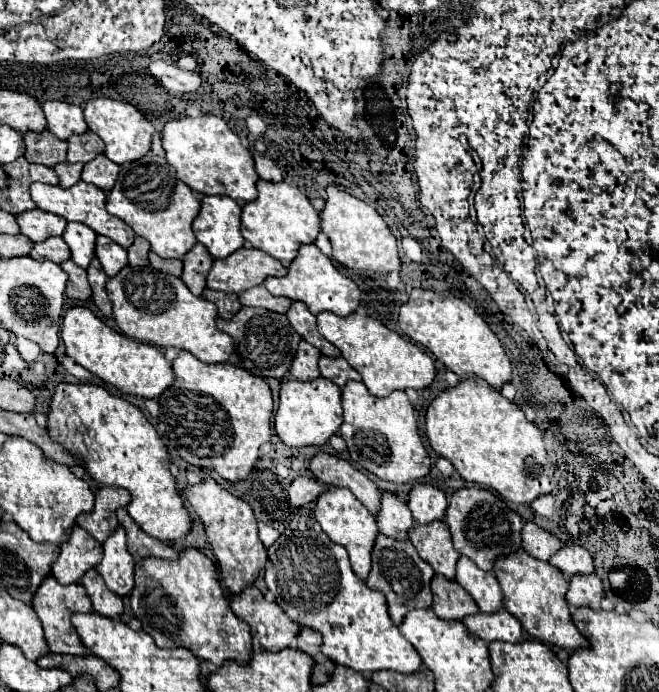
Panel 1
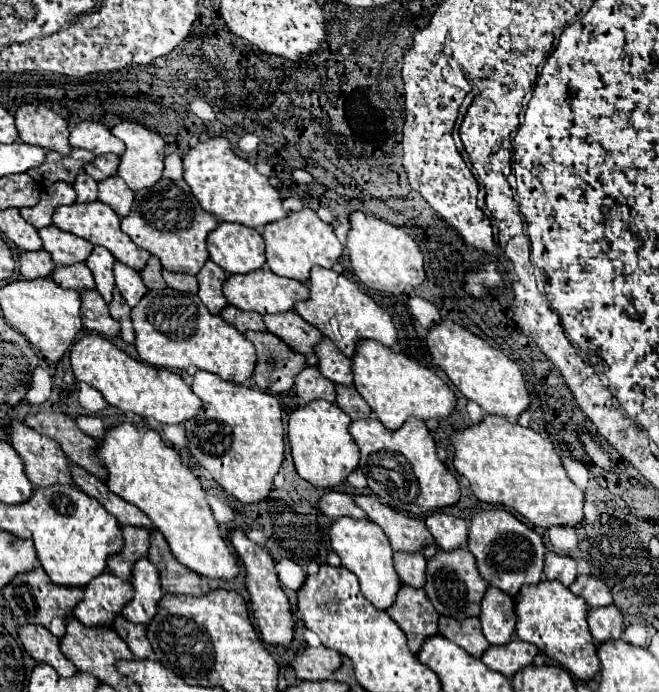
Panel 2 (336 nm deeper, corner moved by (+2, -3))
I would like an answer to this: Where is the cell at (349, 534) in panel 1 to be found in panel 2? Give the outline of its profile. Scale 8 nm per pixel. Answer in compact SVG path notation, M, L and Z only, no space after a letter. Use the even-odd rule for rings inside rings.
M340 517L334 521L330 529L330 541L332 541L332 549L342 559L342 565L358 577L364 597L380 611L390 609L400 589L400 577L394 569L394 561L392 561L394 551L390 547L386 533L372 521L356 521L350 517Z

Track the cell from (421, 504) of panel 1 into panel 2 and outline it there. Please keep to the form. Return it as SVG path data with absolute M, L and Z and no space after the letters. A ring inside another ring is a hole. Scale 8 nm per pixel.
M430 513L424 519L424 523L430 529L430 533L434 535L436 545L442 547L444 551L458 549L468 539L468 523L458 517L452 517L446 513Z

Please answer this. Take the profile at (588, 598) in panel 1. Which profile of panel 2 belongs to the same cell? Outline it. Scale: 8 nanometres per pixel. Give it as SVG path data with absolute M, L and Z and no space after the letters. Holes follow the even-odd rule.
M608 605L608 607L600 607L600 609L592 609L588 613L588 625L590 625L592 637L598 643L616 641L622 635L624 617L614 605Z

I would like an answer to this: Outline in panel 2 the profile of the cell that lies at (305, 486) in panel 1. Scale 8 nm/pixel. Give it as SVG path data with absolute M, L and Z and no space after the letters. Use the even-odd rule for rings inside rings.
M328 491L320 499L320 511L326 517L338 519L338 517L352 517L352 519L368 519L368 515L354 503L352 495Z

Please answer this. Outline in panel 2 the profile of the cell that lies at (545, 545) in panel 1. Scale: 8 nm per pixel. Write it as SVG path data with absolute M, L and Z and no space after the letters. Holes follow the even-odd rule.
M548 551L546 553L546 565L544 565L544 577L548 581L560 581L562 585L570 587L572 581L576 581L576 561L568 555L558 555Z

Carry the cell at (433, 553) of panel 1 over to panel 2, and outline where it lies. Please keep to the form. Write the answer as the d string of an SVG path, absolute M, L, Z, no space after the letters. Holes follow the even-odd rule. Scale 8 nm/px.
M464 547L454 549L454 551L438 551L430 561L426 569L426 587L424 591L428 593L428 599L432 601L434 609L440 615L452 617L452 619L466 619L466 617L480 617L480 601L484 599L484 593L488 589L488 583L480 577L476 569L476 559L472 553Z

